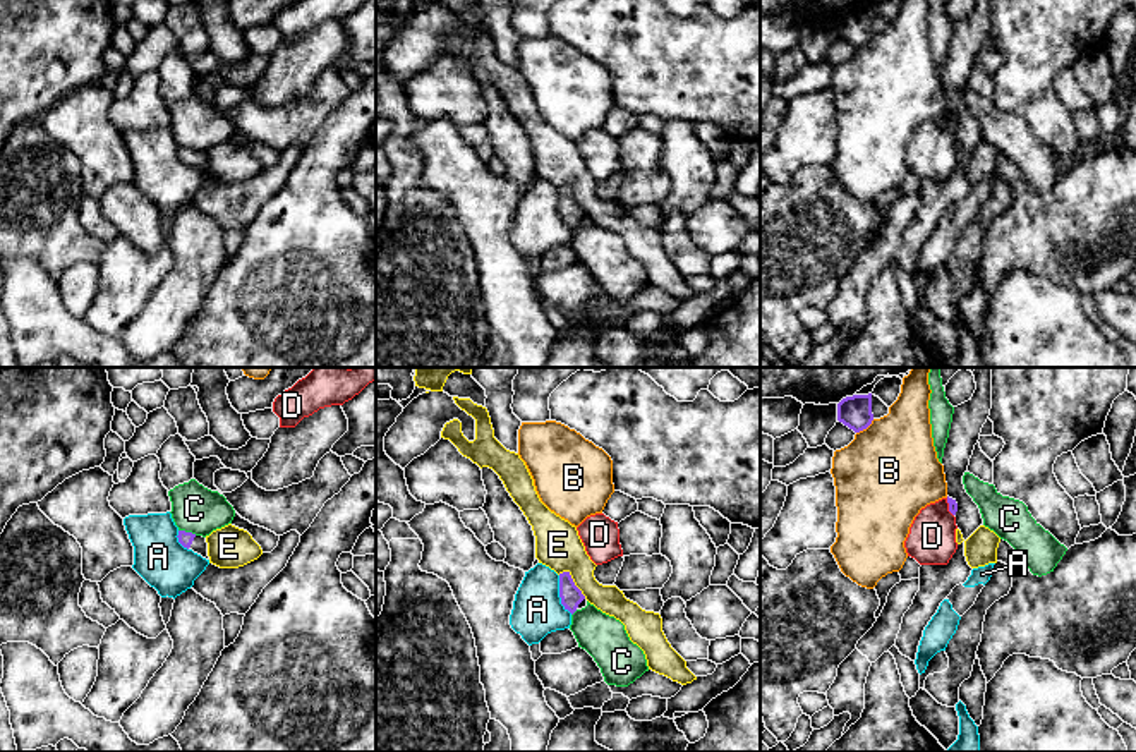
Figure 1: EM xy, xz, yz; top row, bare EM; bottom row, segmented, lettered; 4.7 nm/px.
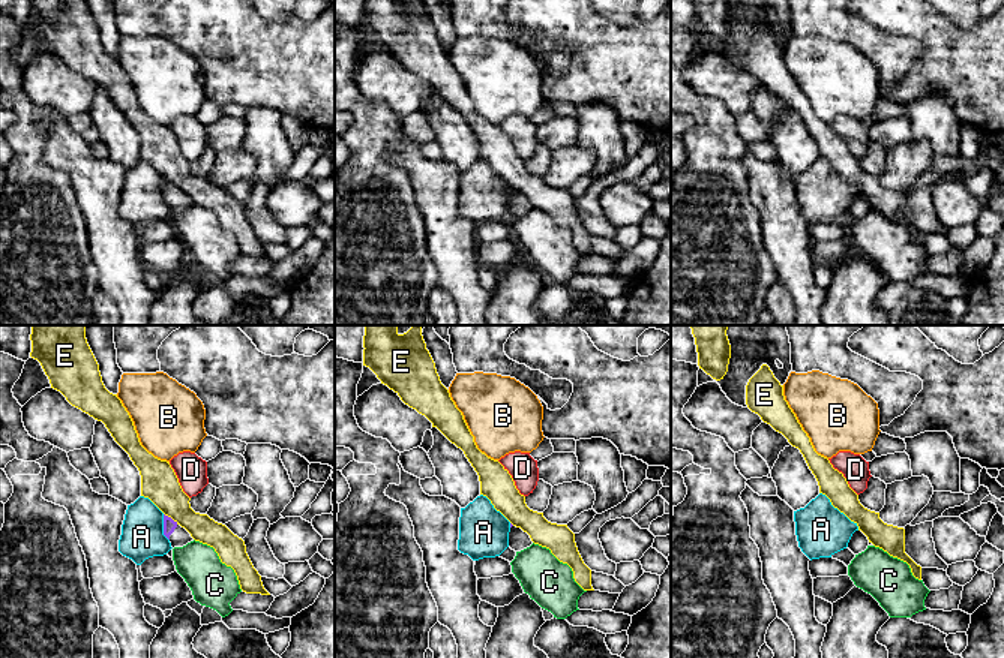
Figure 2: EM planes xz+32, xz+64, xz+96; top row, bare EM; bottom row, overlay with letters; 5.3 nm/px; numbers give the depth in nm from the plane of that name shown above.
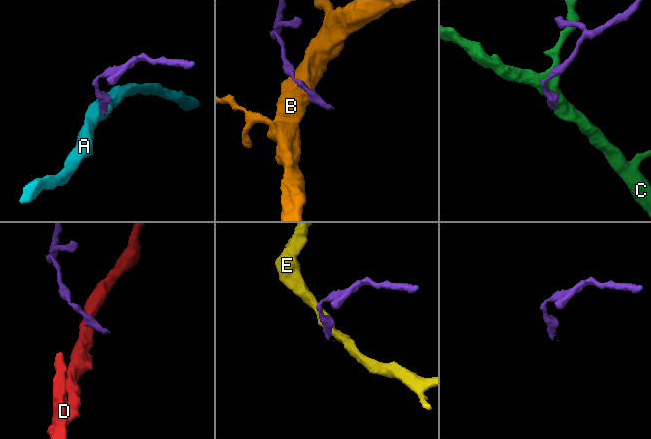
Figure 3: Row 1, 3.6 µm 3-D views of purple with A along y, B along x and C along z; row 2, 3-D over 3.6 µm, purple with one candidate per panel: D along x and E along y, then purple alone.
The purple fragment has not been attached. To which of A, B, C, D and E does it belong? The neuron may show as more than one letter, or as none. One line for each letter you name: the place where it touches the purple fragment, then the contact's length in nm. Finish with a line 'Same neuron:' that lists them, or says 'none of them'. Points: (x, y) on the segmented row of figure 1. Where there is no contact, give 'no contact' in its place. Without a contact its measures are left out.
Same neuron: none of them

